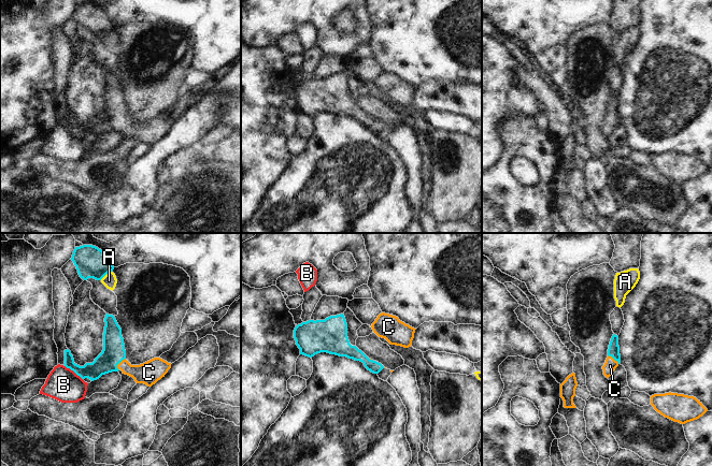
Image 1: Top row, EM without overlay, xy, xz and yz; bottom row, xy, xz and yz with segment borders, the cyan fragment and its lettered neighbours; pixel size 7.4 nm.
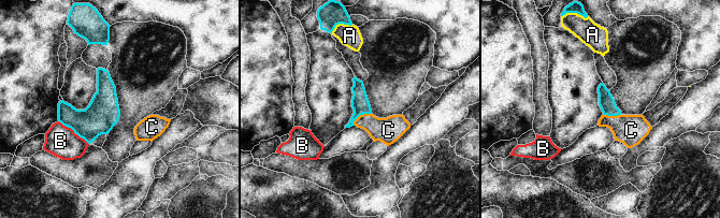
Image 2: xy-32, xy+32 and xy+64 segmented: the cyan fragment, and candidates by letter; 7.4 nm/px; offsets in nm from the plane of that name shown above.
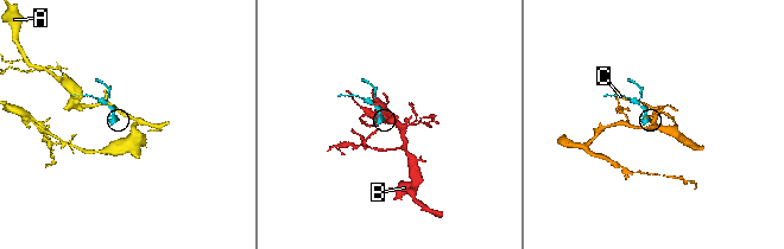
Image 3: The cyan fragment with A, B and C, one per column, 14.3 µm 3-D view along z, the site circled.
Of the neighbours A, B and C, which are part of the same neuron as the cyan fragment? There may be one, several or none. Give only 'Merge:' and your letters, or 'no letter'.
Merge: C

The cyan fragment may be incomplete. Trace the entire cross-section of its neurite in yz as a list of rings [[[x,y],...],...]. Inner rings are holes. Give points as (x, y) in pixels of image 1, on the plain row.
[[[613,93],[608,108],[608,117],[606,119],[604,125],[602,126],[603,134],[607,137],[609,137],[620,122],[621,122],[621,114],[618,105],[618,96]]]

